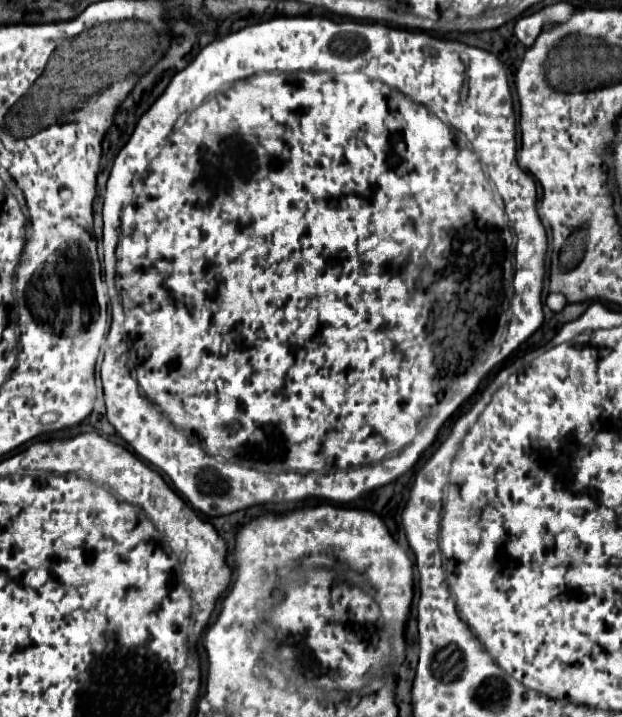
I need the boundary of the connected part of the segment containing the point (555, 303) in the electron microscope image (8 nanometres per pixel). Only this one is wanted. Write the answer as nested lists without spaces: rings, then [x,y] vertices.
[[[550,293],[545,301],[545,305],[550,308],[553,312],[562,311],[566,304],[566,298],[560,293]]]

